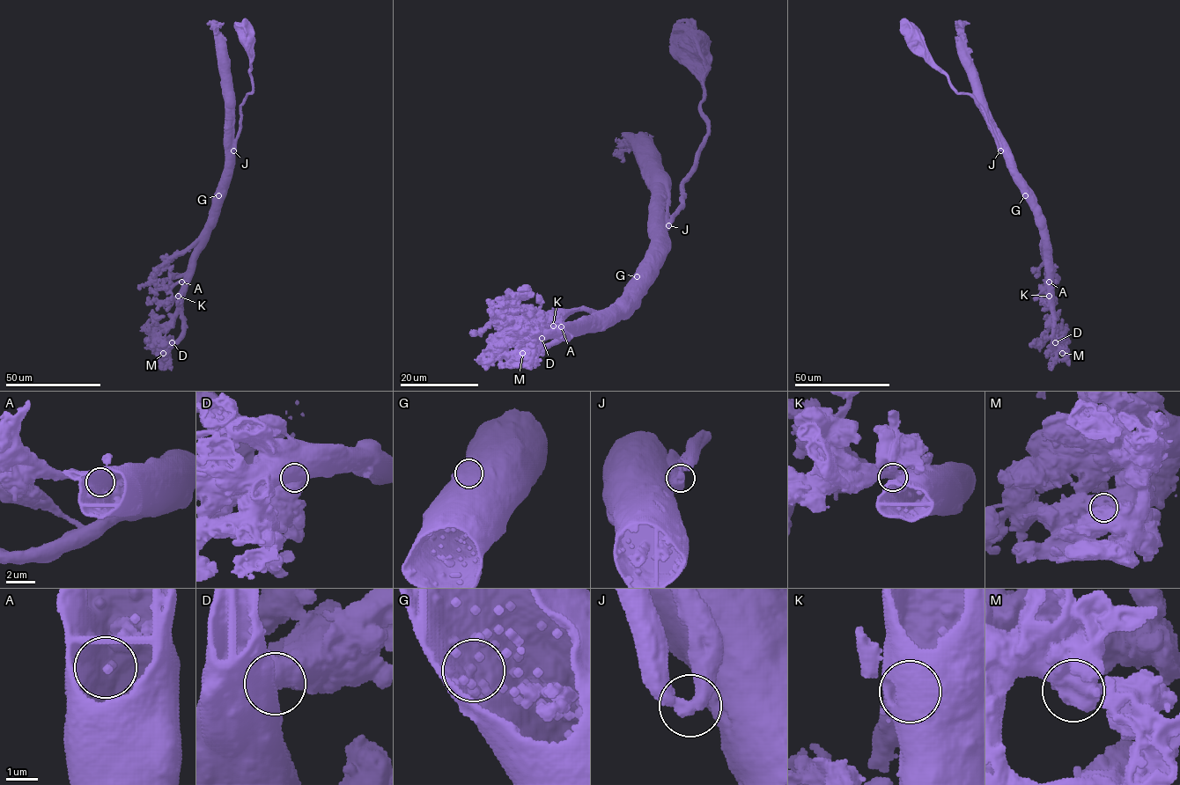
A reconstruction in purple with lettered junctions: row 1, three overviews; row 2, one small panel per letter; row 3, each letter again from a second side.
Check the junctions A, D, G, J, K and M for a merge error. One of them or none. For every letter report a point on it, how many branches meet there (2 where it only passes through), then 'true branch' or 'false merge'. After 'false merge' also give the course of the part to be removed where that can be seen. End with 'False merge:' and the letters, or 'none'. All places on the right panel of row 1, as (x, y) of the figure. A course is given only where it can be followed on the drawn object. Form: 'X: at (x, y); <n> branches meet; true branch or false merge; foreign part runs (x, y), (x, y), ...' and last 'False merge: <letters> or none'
A: at (1049, 282); 2 branches meet; true branch
D: at (1055, 342); 2 branches meet; true branch
G: at (1025, 195); 3 branches meet; true branch
J: at (1000, 150); 2 branches meet; true branch
K: at (1049, 296); 2 branches meet; true branch
M: at (1062, 353); 1 branches meet; true branch
False merge: none

